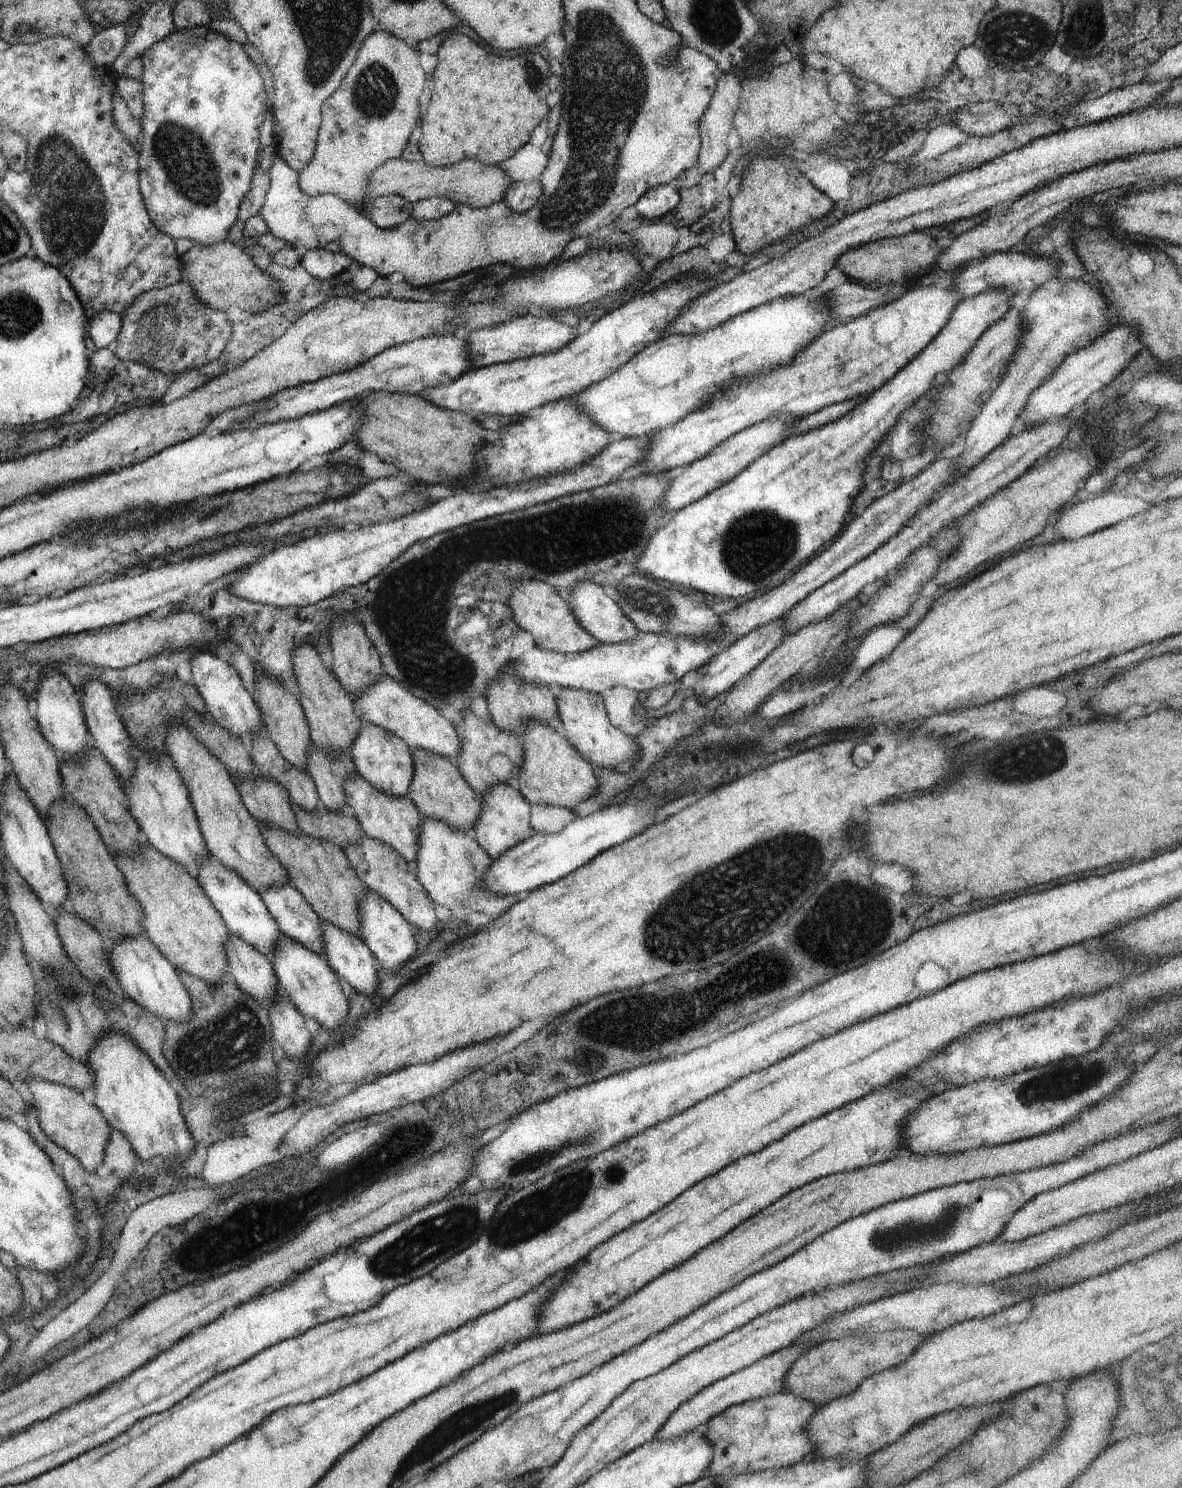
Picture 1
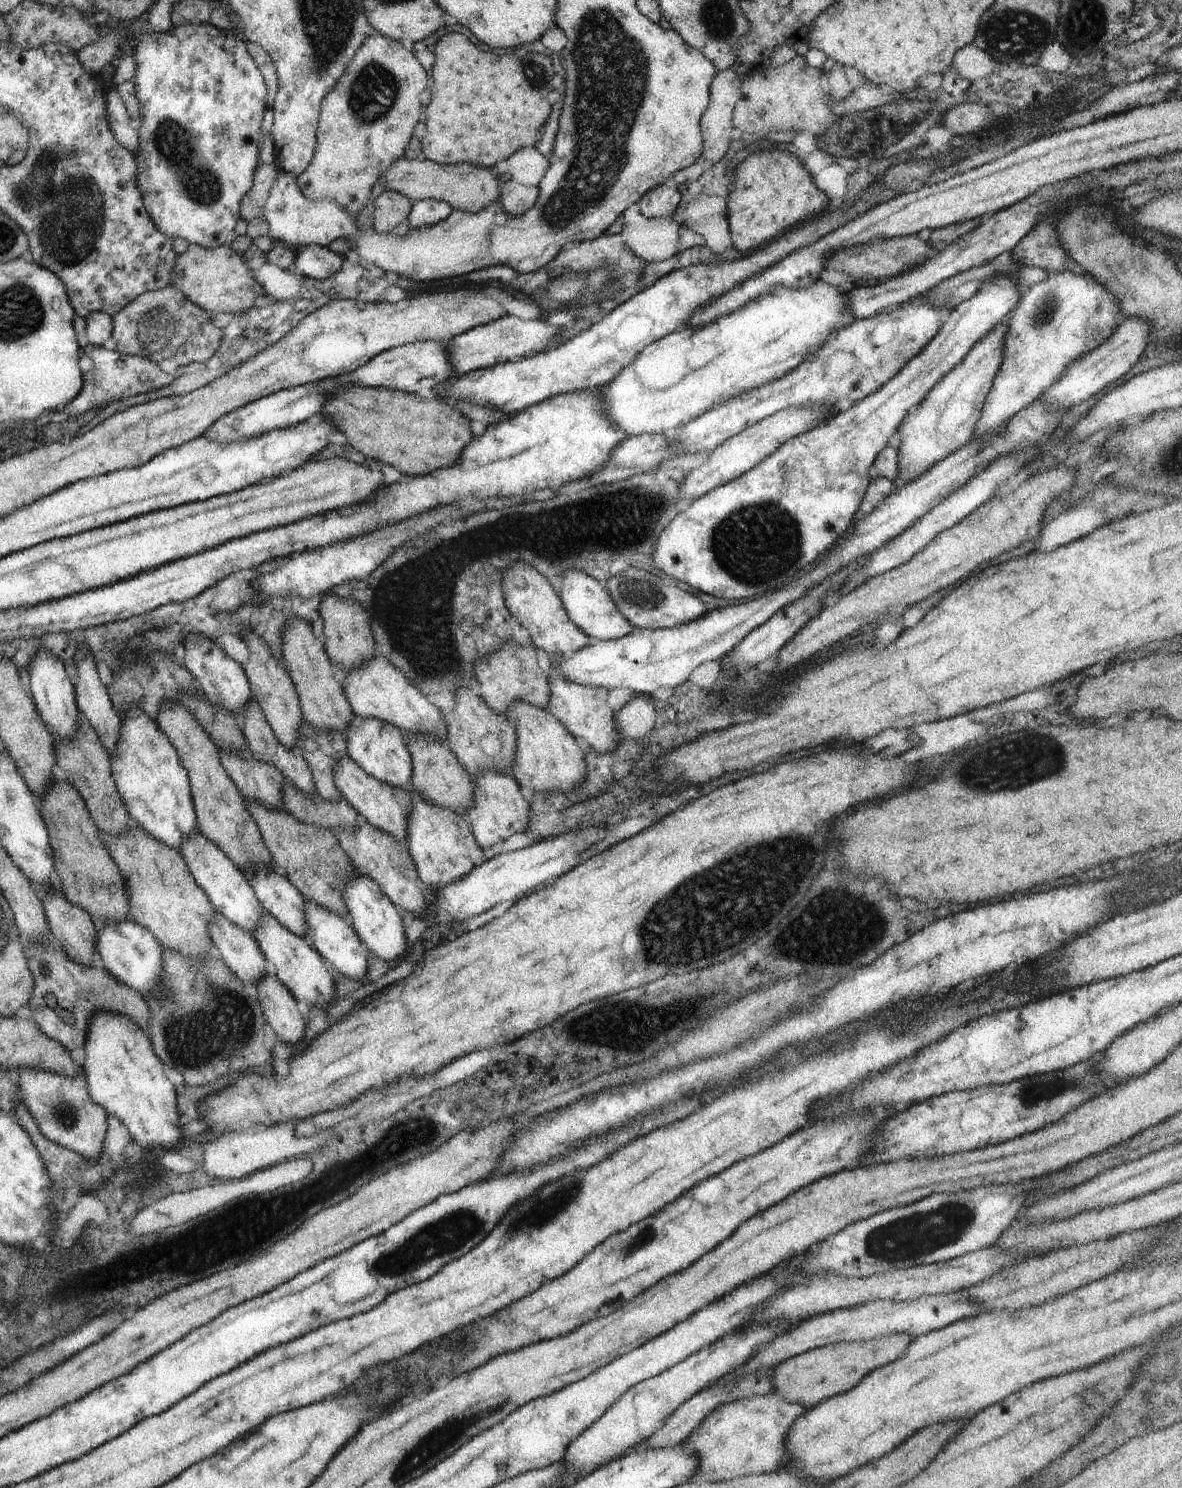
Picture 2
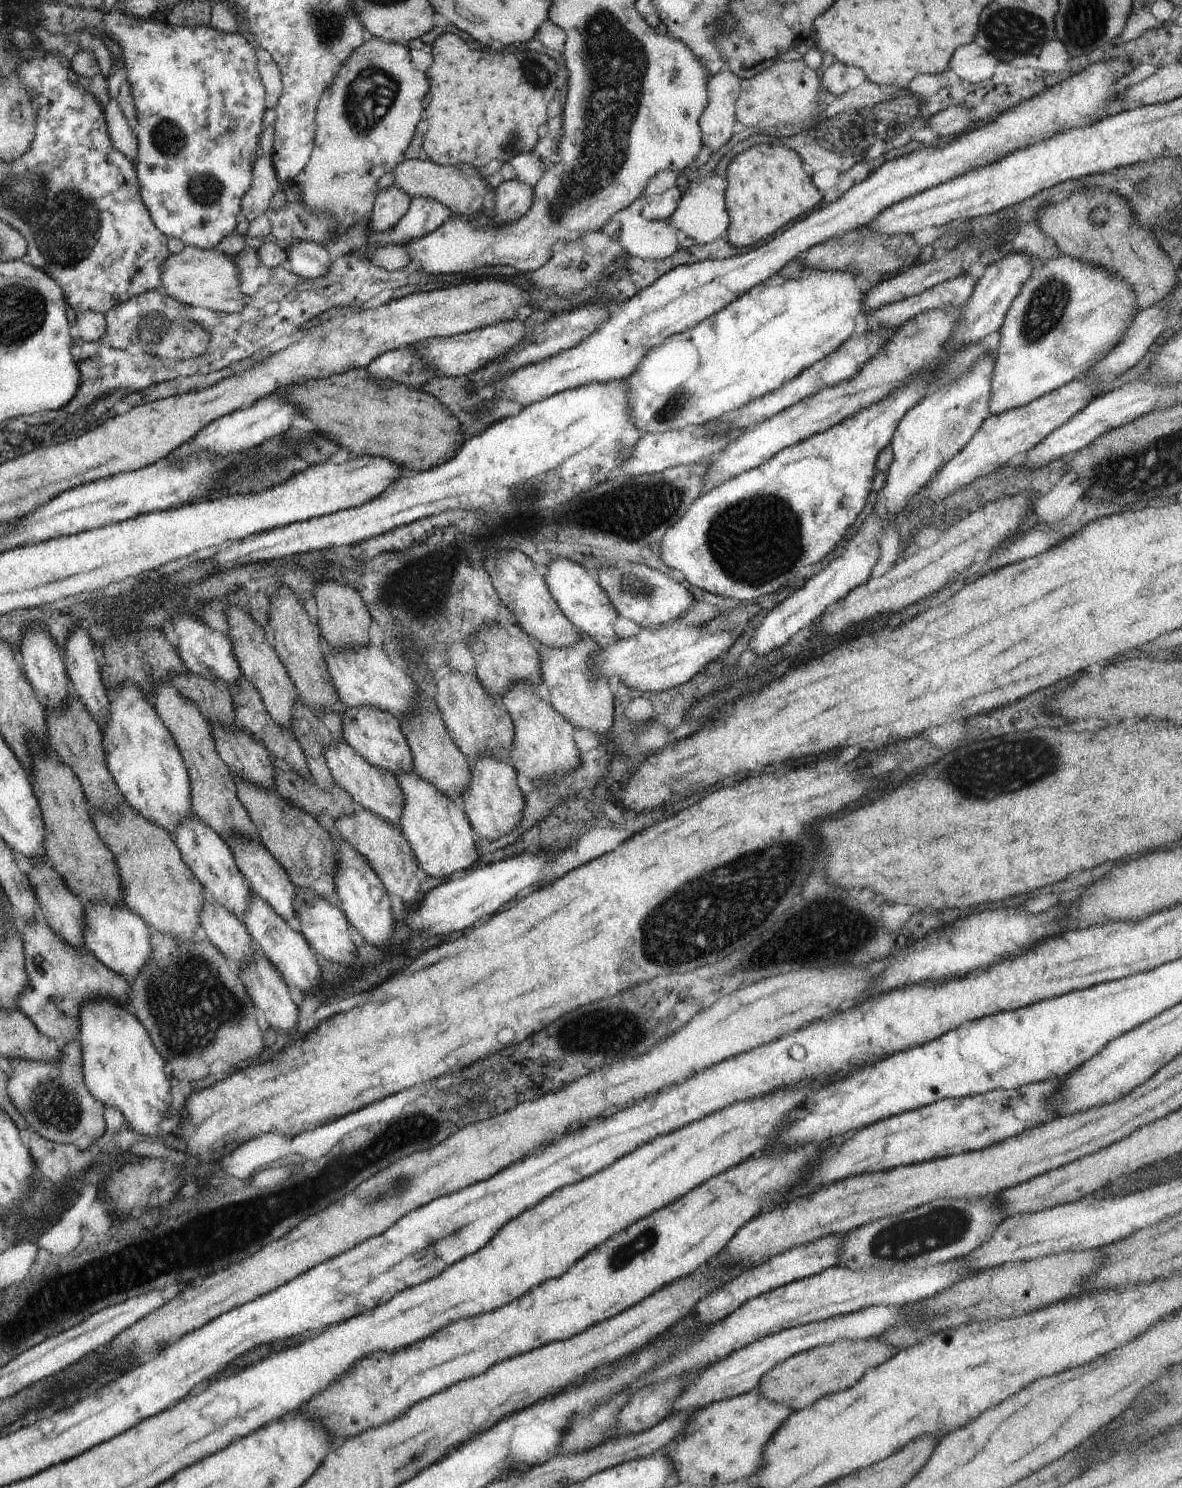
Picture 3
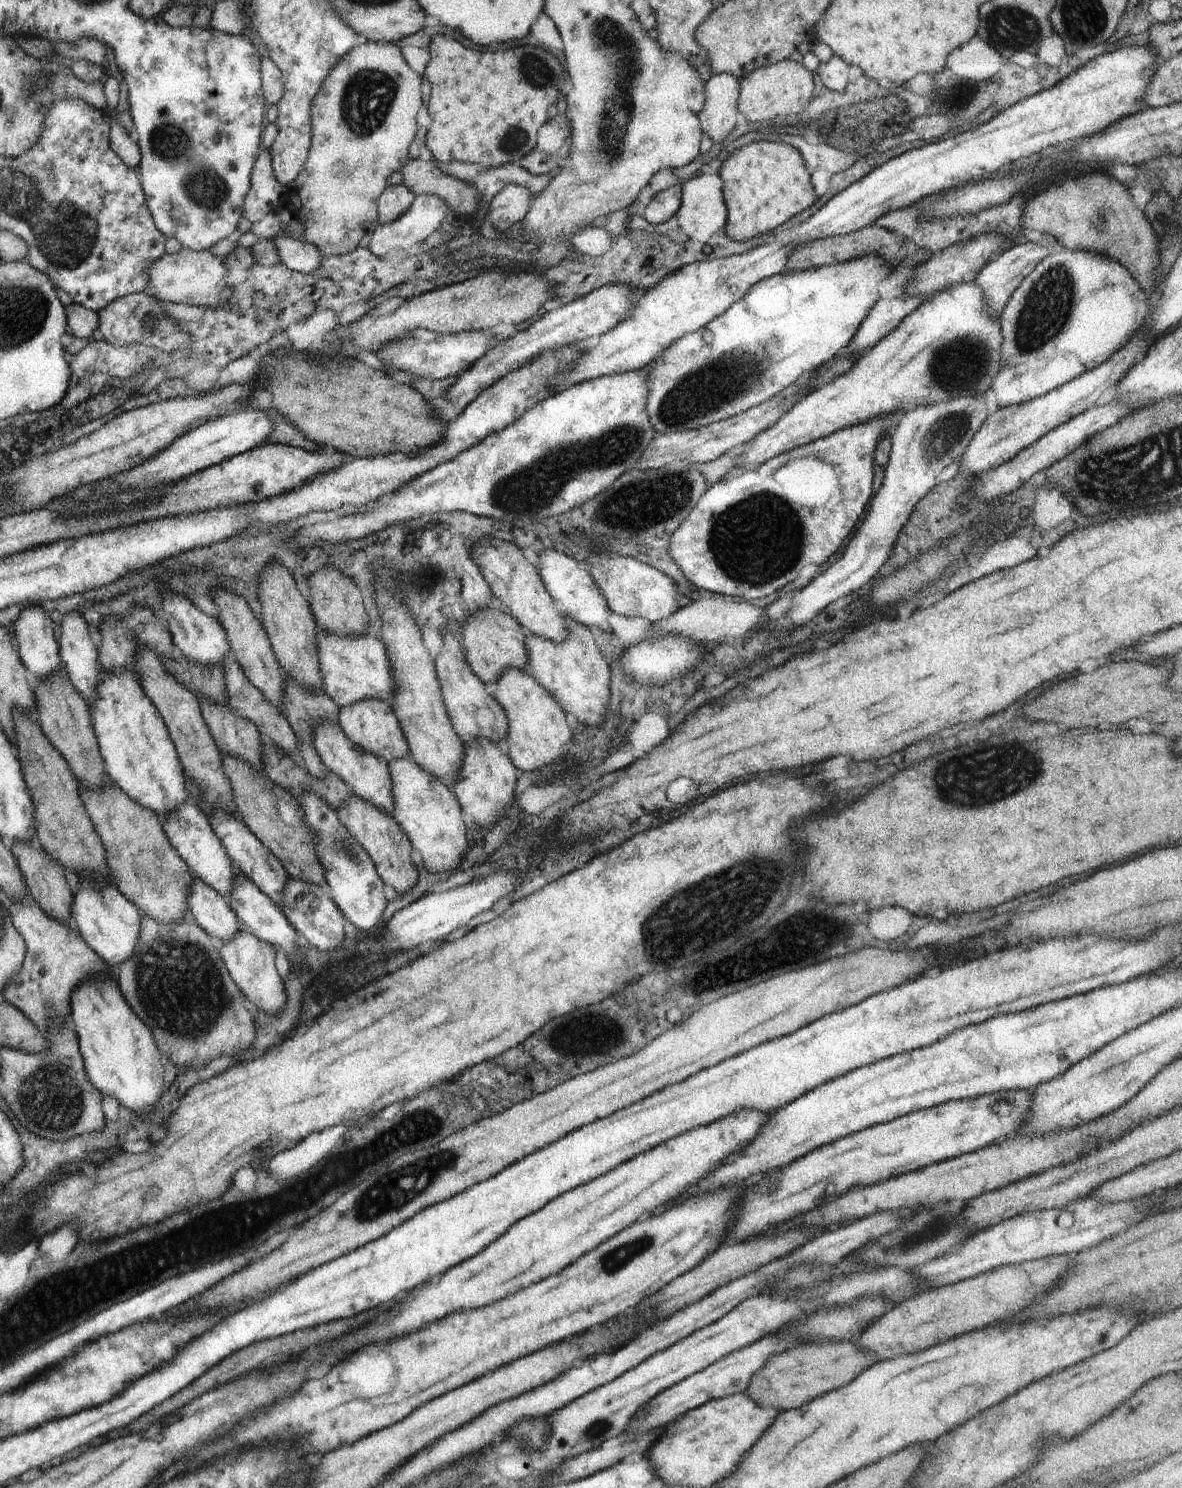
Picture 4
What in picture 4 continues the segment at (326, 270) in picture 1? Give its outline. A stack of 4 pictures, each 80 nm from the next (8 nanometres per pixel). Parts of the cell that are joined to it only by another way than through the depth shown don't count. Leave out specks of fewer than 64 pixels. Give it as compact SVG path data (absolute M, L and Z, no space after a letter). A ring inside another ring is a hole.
M280 233L272 238L272 242L276 247L279 262L286 268L302 274L310 274L320 266L321 252L308 241Z

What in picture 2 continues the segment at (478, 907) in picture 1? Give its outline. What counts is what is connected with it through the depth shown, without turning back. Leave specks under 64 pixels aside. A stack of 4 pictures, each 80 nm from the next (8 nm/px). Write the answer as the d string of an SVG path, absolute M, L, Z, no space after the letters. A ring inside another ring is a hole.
M410 784L404 785L403 788L411 796L411 805L413 808L407 818L407 849L415 862L415 869L422 886L433 886L431 889L432 894L437 893L438 889L466 876L473 868L484 864L486 860L488 860L484 856L484 852L474 838L474 835L470 833L468 824L462 819L462 815L425 799L416 789L413 789Z

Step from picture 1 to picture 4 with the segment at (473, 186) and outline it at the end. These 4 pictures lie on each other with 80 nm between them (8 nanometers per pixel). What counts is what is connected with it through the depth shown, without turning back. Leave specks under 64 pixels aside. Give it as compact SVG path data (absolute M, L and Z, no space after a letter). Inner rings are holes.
M410 159L402 168L403 182L414 194L435 194L456 214L474 214L479 195L462 180L443 174L436 161Z

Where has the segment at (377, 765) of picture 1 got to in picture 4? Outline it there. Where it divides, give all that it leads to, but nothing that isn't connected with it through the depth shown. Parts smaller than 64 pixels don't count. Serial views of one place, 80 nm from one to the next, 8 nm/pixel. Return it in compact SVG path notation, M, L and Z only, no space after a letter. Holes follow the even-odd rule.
M372 697L340 707L338 723L343 733L356 746L359 746L363 751L374 753L387 764L392 759L401 759L410 753L407 738L400 728L397 716L386 701Z

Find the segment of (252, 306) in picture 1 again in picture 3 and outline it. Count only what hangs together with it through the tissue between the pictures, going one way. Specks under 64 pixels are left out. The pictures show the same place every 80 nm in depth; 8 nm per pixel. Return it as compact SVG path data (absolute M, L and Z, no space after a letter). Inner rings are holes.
M186 245L182 252L170 255L161 266L160 291L170 298L175 298L185 305L210 308L217 312L240 312L248 294L241 292L239 270L231 257L227 257L216 249L202 250Z

